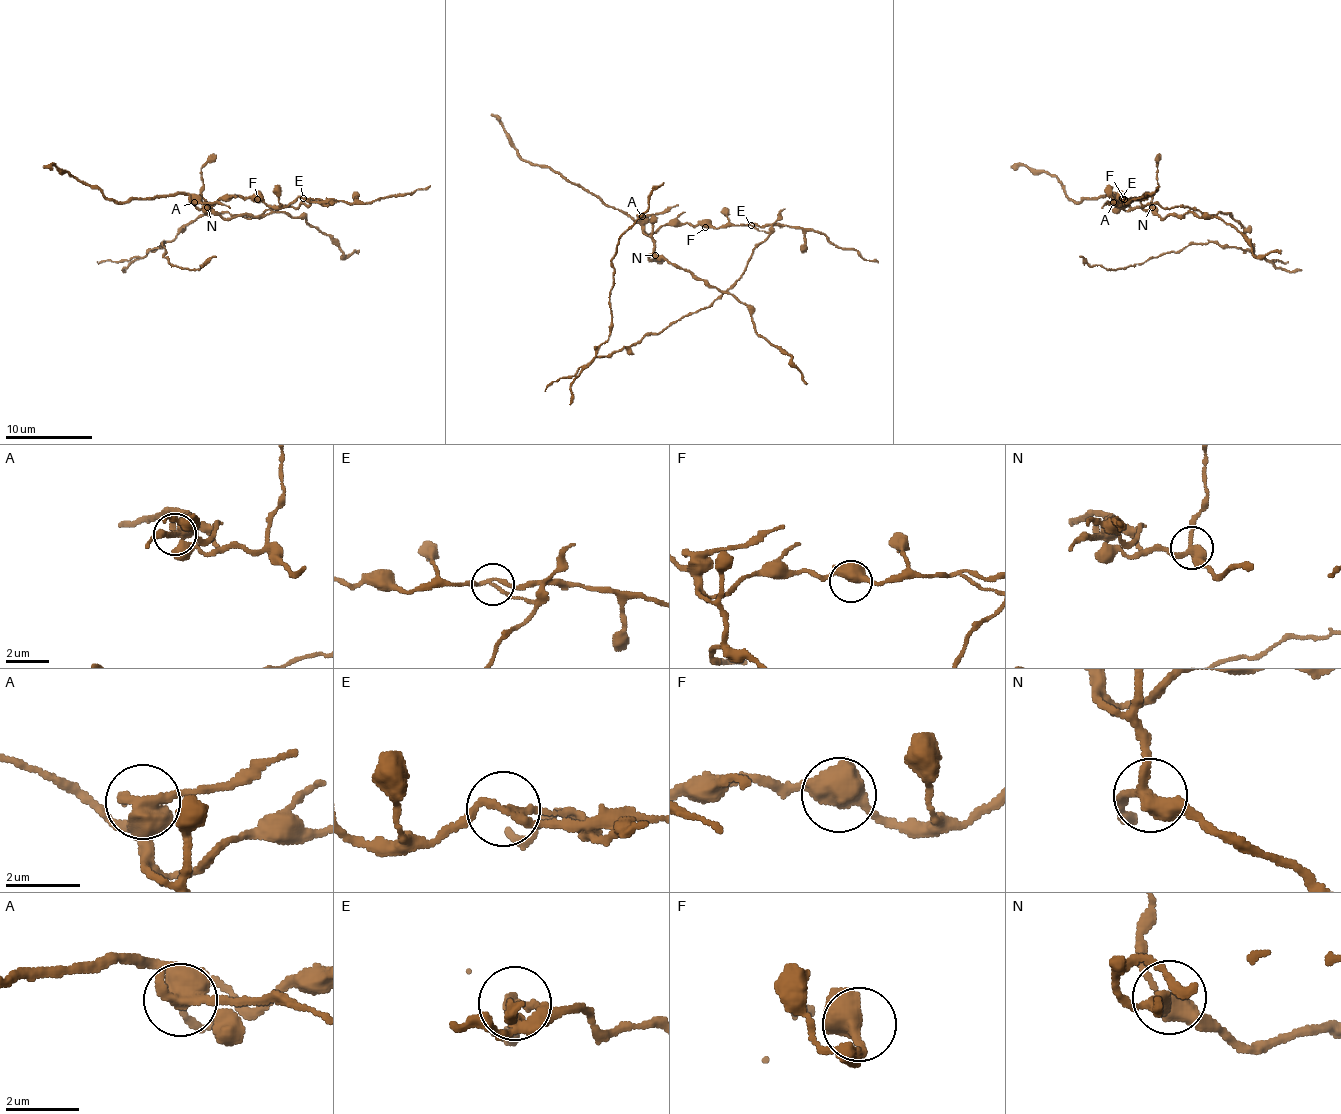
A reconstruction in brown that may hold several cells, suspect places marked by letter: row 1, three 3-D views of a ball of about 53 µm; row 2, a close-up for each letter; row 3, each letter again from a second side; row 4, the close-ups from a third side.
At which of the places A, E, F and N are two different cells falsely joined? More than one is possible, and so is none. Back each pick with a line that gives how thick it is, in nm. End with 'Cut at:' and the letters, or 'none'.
A: calibre 400 nm
E: calibre 170 nm
Cut at: A, E

